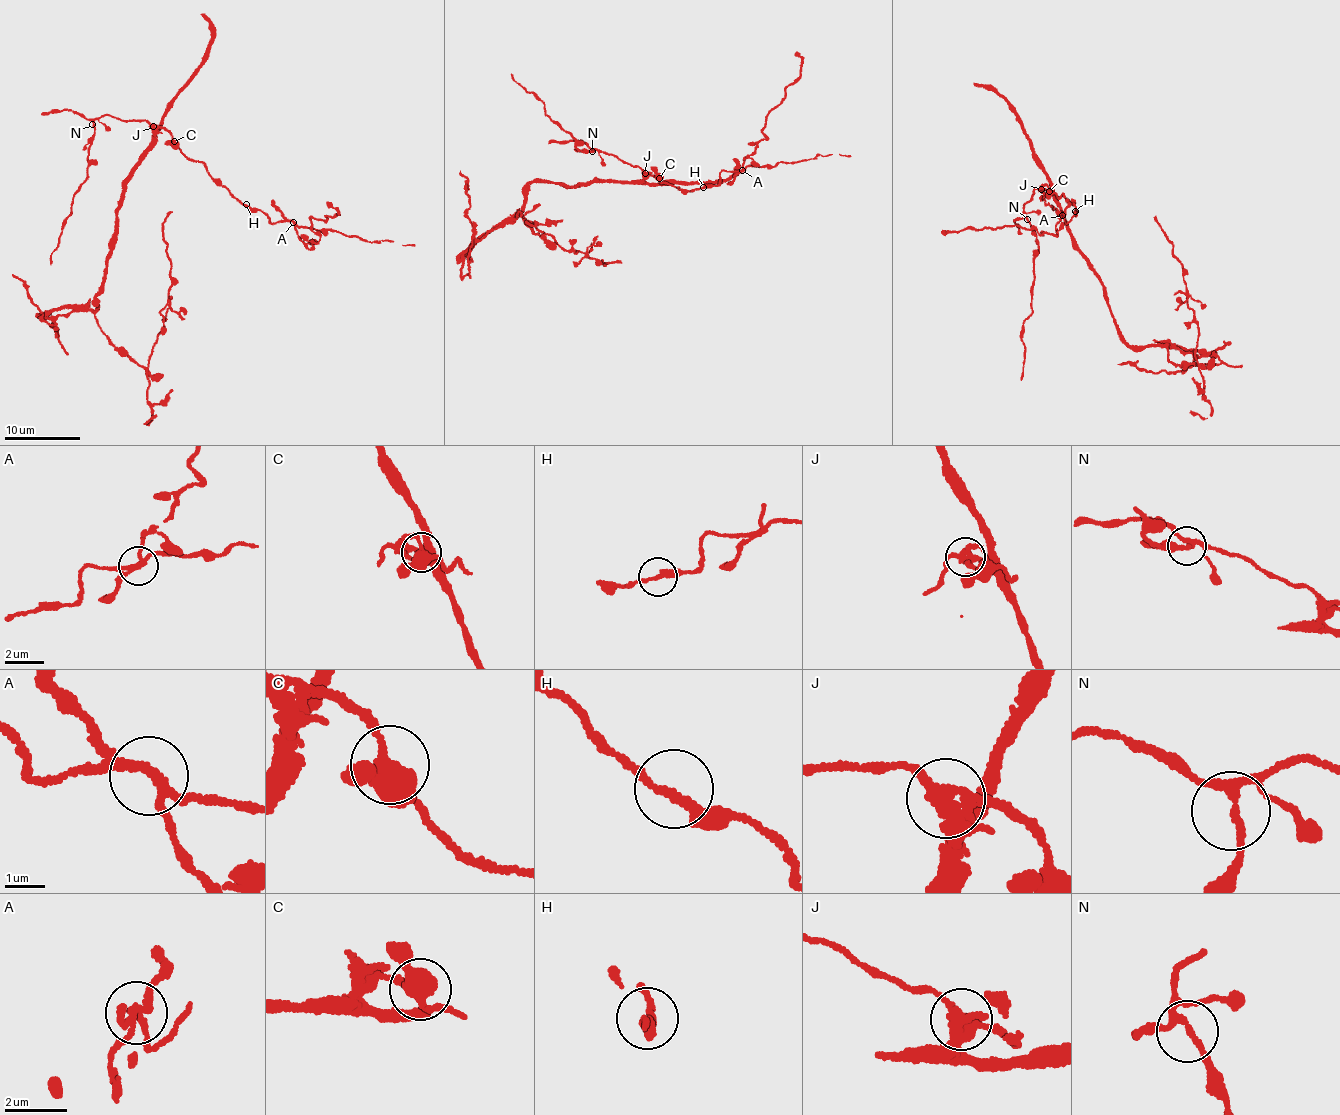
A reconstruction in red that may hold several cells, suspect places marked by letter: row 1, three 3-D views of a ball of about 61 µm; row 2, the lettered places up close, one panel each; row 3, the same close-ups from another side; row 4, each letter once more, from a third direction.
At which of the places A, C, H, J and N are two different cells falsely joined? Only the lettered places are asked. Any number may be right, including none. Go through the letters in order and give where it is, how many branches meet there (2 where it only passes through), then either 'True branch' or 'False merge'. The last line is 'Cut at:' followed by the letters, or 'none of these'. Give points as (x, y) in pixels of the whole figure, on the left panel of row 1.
A: Place: (293, 222). Branches: 3. False merge
C: Place: (174, 141). Branches: 4. True branch
H: Place: (246, 204). Branches: 2. True branch
J: Place: (153, 126). Branches: 4. False merge
N: Place: (92, 124). Branches: 3. True branch
Cut at: A, J

